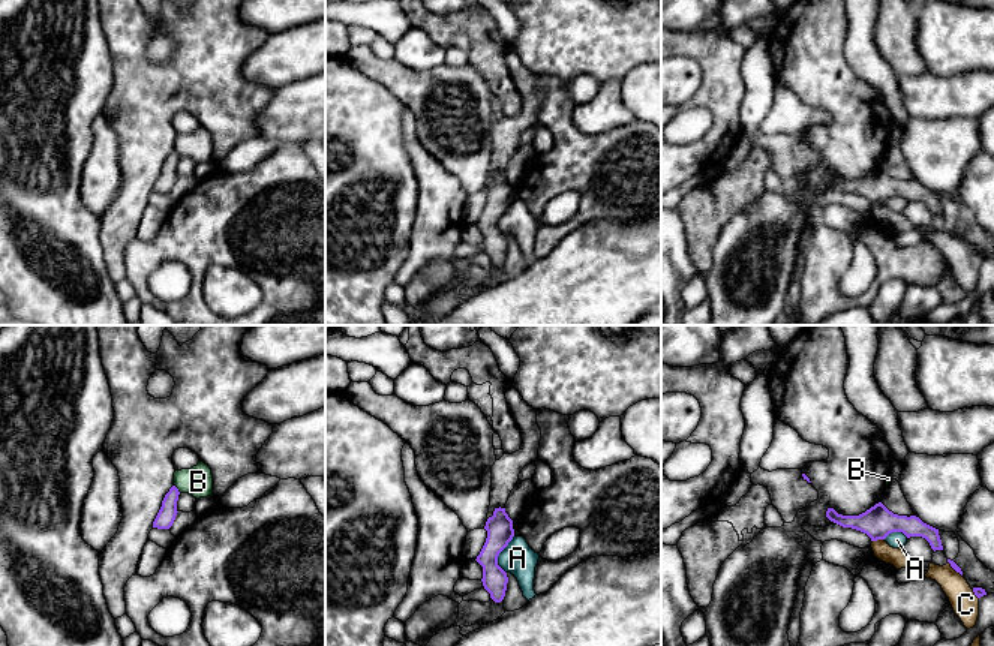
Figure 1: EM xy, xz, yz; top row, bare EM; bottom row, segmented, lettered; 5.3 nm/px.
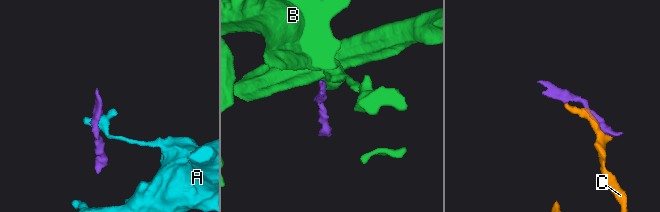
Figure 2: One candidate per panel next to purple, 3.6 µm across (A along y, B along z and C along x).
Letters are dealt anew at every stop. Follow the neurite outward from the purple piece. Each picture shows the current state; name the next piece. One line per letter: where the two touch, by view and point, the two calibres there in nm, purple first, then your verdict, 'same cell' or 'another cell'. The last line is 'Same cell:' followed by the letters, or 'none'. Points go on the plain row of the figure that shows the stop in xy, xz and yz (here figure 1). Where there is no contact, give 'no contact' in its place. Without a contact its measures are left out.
A: xz (498, 219) | 140/180 nm | another cell
B: xy (177, 153) | 100/160 nm | another cell
C: yz (877, 203) | 170/100 nm | another cell
Same cell: none

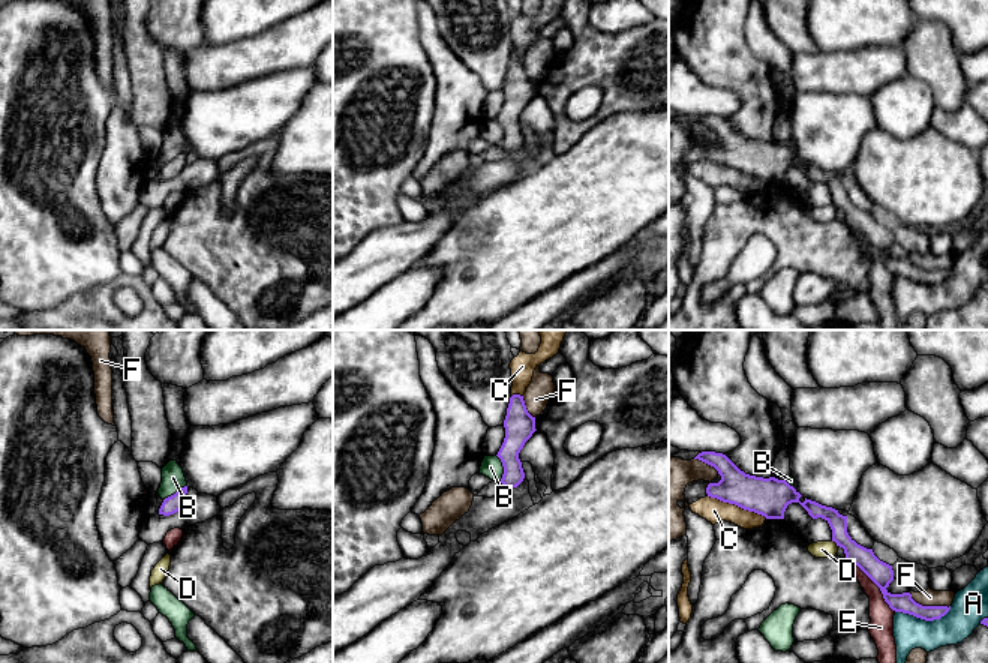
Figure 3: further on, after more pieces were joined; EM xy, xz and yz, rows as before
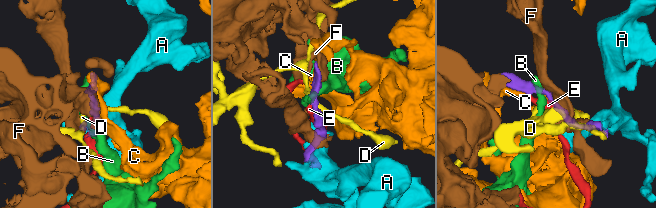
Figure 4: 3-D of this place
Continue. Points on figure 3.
A: yz (924, 282) | 100/190 nm | another cell
B: xz (504, 132) | 160/110 nm | another cell
C: yz (738, 170) | 200/130 nm | another cell
D: yz (835, 206) | 110/100 nm | another cell
E: yz (876, 248) | 120/130 nm | another cell
F: yz (928, 270) | 100/90 nm | another cell
Same cell: none

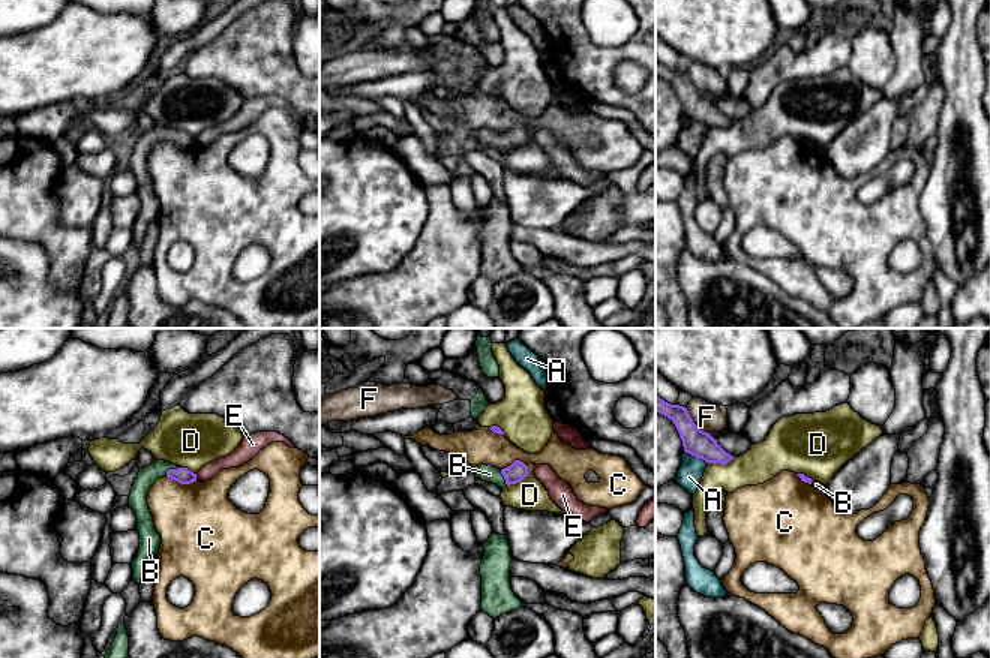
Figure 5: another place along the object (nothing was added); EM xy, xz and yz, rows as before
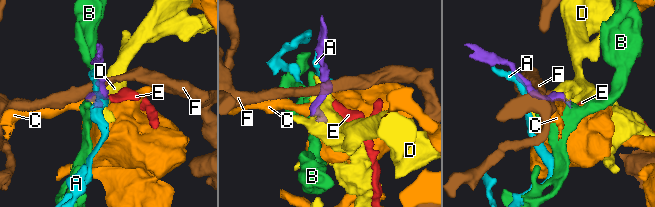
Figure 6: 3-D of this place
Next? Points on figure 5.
A: yz (696, 122) | 140/140 nm | another cell
B: xy (171, 134) | 90/100 nm | same cell
C: xy (182, 147) | 90/420 nm | another cell
D: xz (521, 144) | 100/170 nm | another cell
E: xy (195, 141) | 90/90 nm | another cell
F: yz (692, 86) | 140/150 nm | another cell
Same cell: B

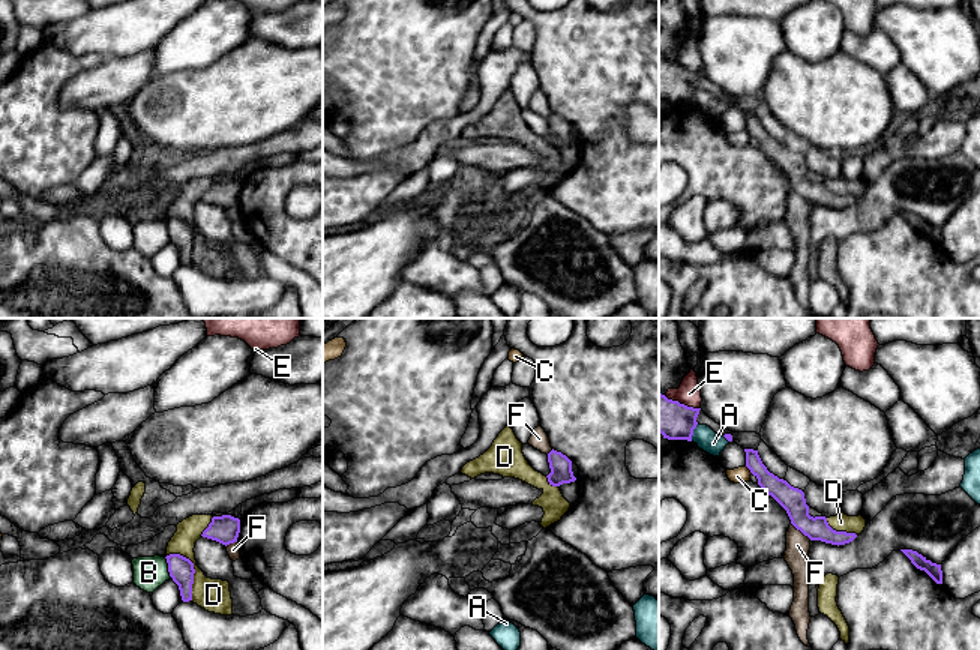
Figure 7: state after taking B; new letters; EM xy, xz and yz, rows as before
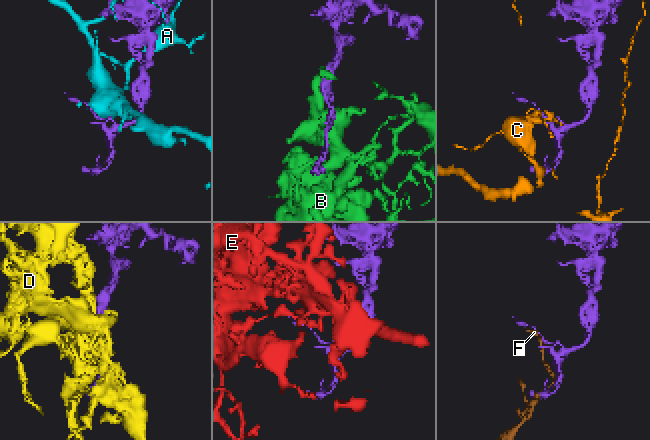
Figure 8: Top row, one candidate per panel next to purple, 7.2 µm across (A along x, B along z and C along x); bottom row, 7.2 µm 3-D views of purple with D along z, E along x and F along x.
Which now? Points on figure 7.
A: yz (692, 96) | 200/120 nm | another cell
B: xy (168, 231) | 130/180 nm | another cell
C: yz (749, 132) | 120/90 nm | another cell
D: xy (194, 233) | 130/180 nm | another cell
E: yz (683, 68) | 200/130 nm | another cell
F: yz (802, 195) | 130/130 nm | another cell
Same cell: none

